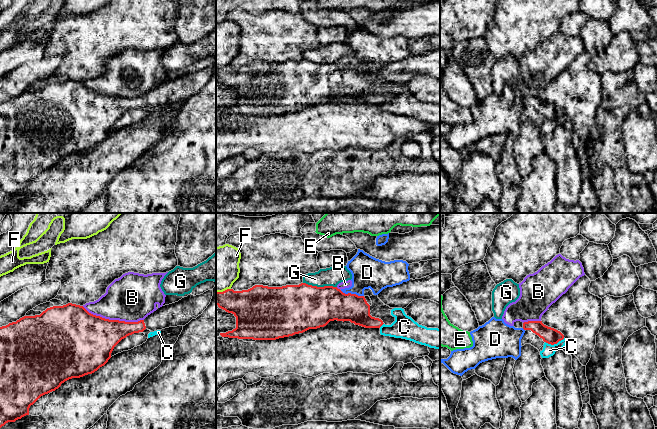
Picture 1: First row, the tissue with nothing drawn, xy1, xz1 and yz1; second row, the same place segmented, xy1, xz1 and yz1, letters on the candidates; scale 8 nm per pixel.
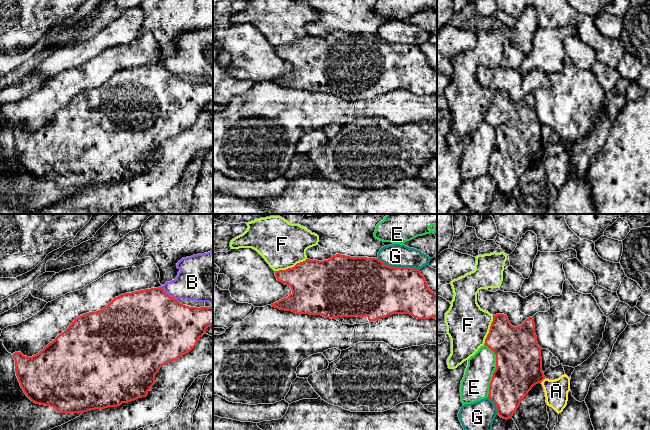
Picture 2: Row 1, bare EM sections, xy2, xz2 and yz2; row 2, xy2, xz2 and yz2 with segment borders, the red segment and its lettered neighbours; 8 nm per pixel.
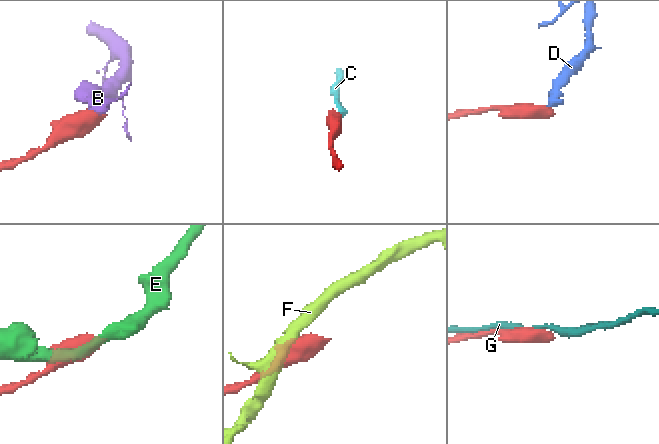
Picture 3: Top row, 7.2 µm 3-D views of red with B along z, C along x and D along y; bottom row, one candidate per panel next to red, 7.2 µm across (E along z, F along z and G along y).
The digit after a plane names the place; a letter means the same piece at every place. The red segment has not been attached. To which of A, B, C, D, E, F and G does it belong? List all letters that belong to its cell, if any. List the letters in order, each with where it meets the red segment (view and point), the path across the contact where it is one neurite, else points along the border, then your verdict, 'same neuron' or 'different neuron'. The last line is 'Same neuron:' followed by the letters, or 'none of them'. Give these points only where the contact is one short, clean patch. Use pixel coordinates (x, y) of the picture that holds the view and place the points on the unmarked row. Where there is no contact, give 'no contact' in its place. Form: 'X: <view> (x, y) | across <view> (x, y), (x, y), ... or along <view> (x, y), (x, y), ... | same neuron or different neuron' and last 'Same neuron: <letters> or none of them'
A: yz2 (542, 156) | along yz2 (545, 154), (540, 158) | different neuron
B: xy1 (113, 96) | different neuron
C: yz1 (554, 119) | along yz1 (564, 114), (553, 120), (545, 118) | different neuron
D: xz1 (352, 70) | along xz1 (340, 66), (345, 69), (355, 69), (363, 72) | different neuron
E: yz2 (495, 146) | different neuron
F: xz2 (290, 44) | different neuron
G: xz2 (398, 43) | different neuron
Same neuron: none of them

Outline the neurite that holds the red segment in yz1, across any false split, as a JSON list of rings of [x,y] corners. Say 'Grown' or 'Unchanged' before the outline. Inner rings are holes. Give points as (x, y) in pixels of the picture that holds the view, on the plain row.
Unchanged. [[[528,97],[523,99],[524,106],[531,106],[533,109],[543,115],[544,118],[554,121],[564,115],[564,111],[551,103],[542,99],[542,97]]]

